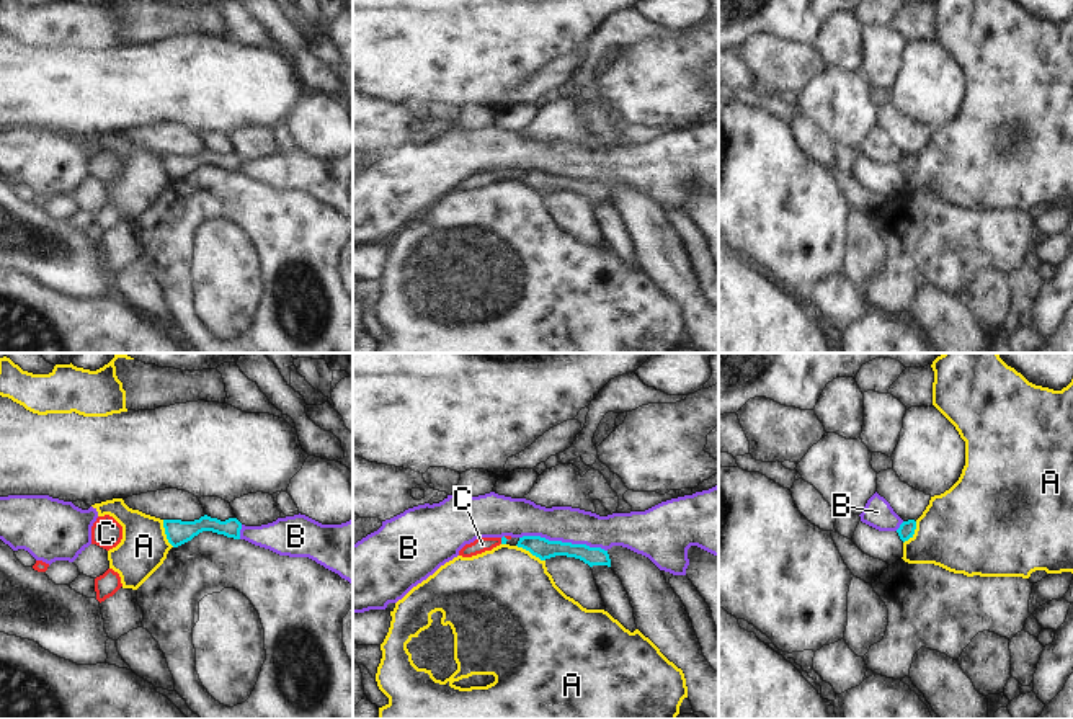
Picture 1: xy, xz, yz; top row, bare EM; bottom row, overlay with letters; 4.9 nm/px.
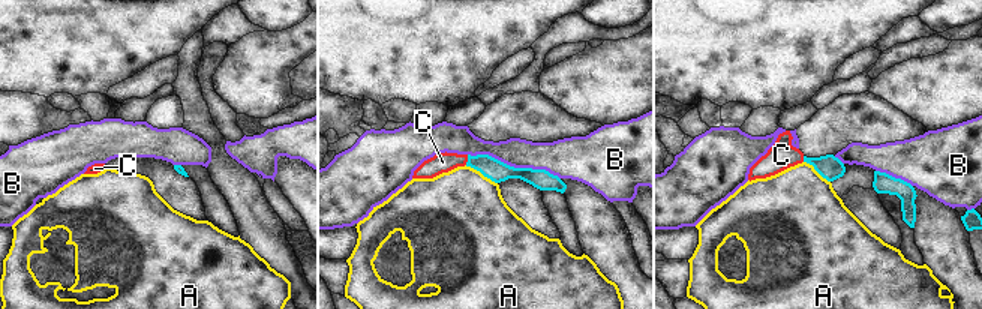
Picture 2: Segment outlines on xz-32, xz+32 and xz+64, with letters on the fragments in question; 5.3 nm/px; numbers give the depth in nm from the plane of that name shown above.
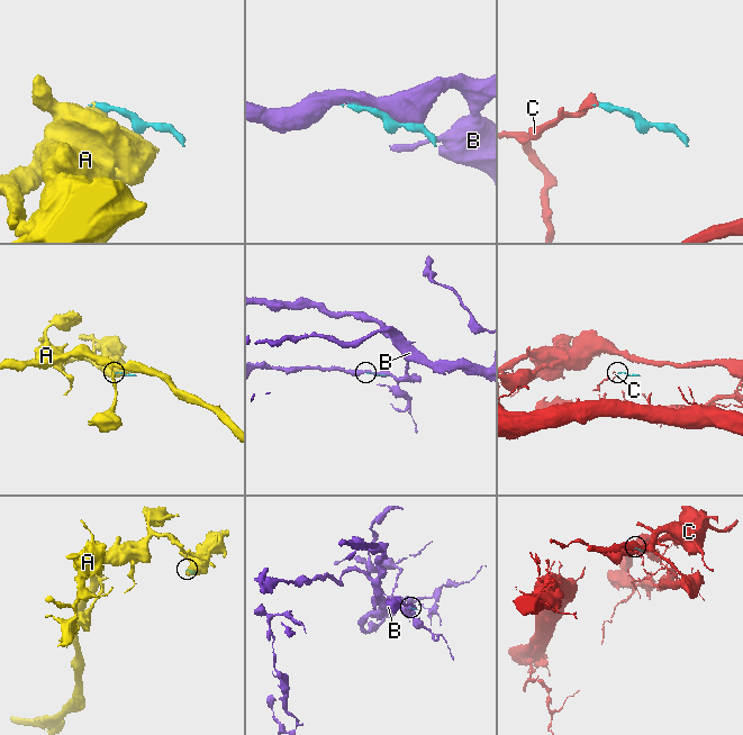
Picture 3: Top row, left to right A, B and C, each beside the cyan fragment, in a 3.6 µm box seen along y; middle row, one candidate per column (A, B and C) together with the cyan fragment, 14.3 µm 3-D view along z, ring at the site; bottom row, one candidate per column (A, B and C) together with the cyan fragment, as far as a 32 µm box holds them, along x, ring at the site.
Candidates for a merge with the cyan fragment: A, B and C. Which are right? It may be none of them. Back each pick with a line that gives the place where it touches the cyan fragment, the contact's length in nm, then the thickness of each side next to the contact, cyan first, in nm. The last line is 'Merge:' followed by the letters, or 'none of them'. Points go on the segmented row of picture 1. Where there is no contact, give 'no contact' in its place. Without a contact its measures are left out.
C: meets cyan in xz at (502, 540); contact 50 nm long; 30 nm thick on the cyan side, 70 nm on the other
Merge: C

